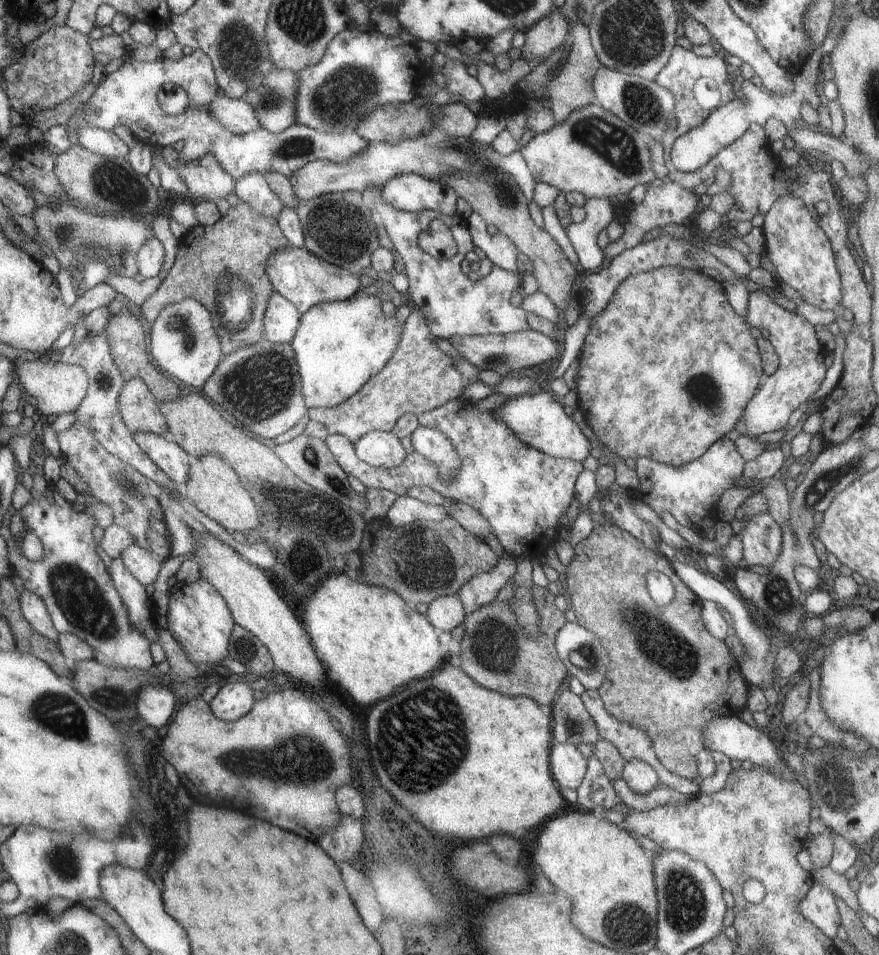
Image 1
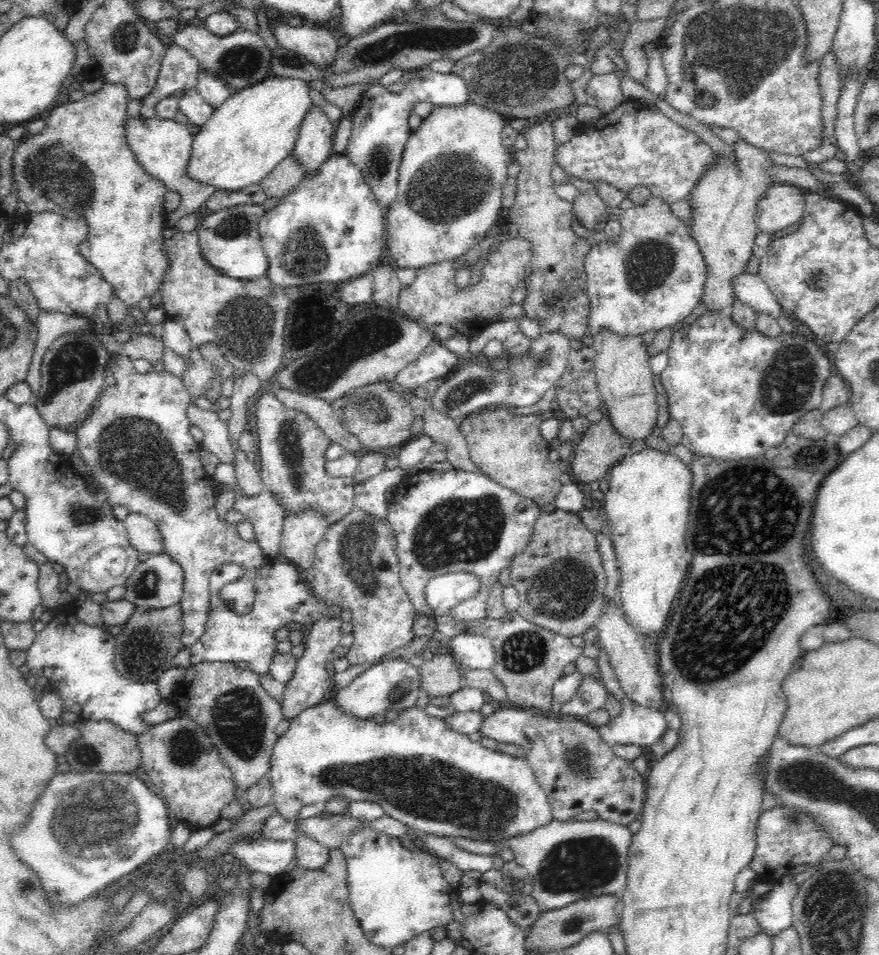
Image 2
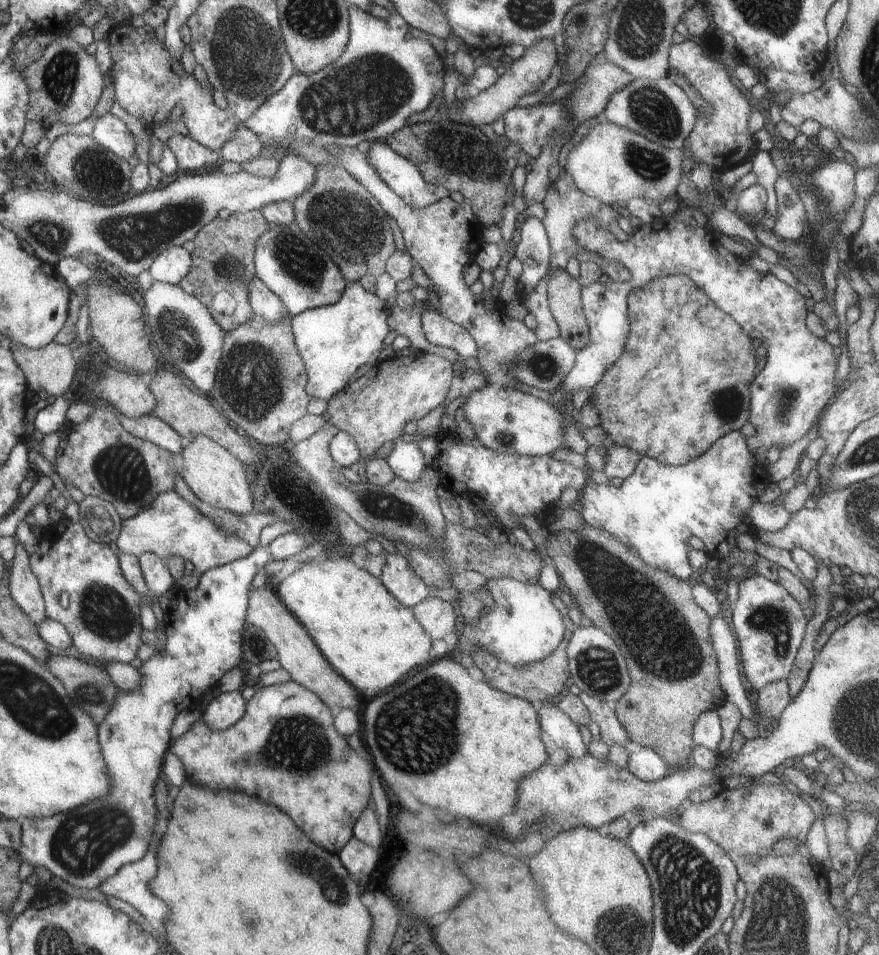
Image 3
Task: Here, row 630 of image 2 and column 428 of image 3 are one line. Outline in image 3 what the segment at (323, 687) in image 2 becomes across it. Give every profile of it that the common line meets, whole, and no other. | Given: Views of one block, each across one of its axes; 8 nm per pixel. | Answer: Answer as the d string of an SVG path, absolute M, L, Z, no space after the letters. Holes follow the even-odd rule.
M425 306L422 312L422 330L428 342L452 348L462 358L478 358L478 342L462 325L454 324L433 307Z

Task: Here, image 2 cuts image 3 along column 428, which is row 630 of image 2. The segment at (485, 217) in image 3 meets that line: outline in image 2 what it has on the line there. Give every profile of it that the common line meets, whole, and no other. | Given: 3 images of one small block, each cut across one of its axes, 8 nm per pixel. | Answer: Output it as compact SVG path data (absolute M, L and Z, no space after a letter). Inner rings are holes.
M180 603L155 609L137 607L116 637L115 667L125 678L139 683L157 682L158 677L174 666L174 656L182 650Z

